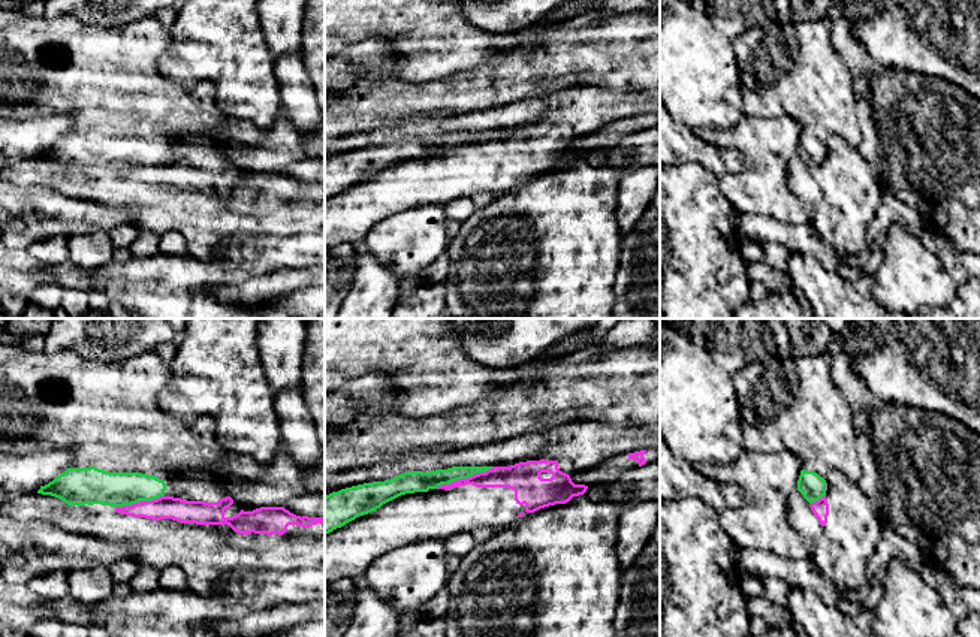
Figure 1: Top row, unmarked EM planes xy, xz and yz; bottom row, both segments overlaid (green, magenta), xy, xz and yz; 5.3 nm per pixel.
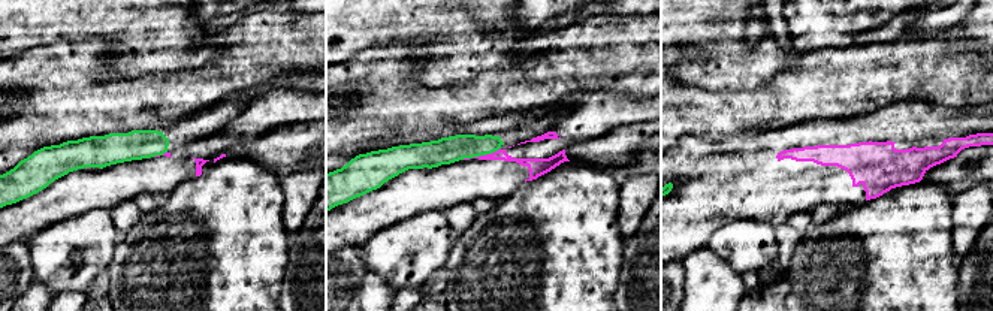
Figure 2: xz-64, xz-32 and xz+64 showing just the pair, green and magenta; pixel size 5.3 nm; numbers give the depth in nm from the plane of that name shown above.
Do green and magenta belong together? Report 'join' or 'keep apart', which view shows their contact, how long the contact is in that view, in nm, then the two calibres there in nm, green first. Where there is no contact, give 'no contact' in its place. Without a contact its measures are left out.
keep apart; contact in xz; length 340 nm; calibres 110 and 120 nm

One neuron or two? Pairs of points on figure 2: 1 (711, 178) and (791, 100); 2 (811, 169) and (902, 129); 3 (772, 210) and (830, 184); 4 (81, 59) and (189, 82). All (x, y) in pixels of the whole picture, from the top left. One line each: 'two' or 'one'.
1: two
2: one
3: one
4: one

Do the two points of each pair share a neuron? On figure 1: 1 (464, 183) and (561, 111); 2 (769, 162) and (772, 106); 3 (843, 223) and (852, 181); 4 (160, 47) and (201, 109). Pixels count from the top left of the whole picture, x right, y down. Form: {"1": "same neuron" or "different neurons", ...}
{"1": "same neuron", "2": "different neurons", "3": "same neuron", "4": "same neuron"}

